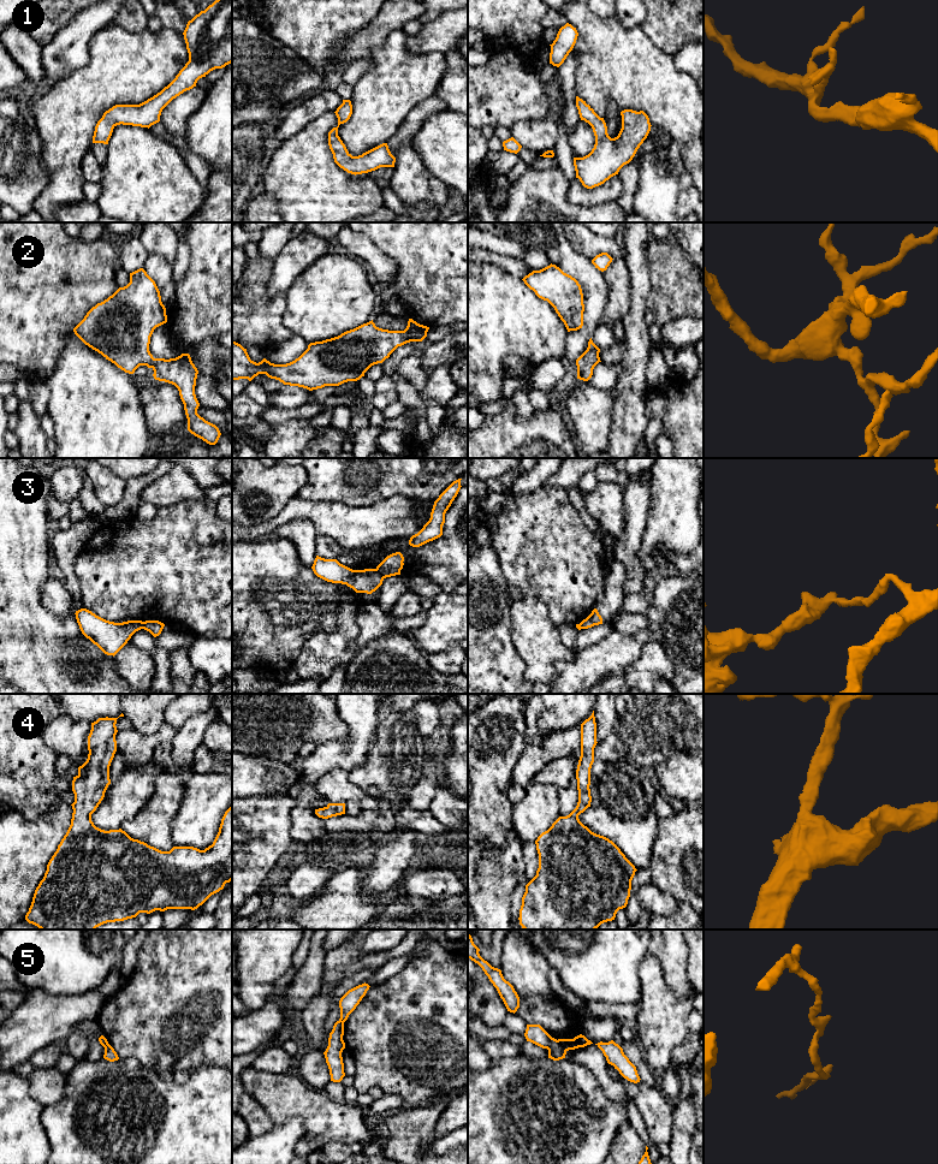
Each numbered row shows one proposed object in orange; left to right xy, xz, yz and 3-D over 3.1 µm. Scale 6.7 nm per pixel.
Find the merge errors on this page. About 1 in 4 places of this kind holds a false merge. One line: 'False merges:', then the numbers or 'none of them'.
False merges: 3, 5

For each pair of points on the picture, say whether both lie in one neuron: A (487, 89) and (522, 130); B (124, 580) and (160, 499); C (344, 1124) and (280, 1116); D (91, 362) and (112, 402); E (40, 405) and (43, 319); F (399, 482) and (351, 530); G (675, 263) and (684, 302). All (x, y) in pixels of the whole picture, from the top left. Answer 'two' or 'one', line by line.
A: two
B: two
C: one
D: one
E: two
F: two
G: one

